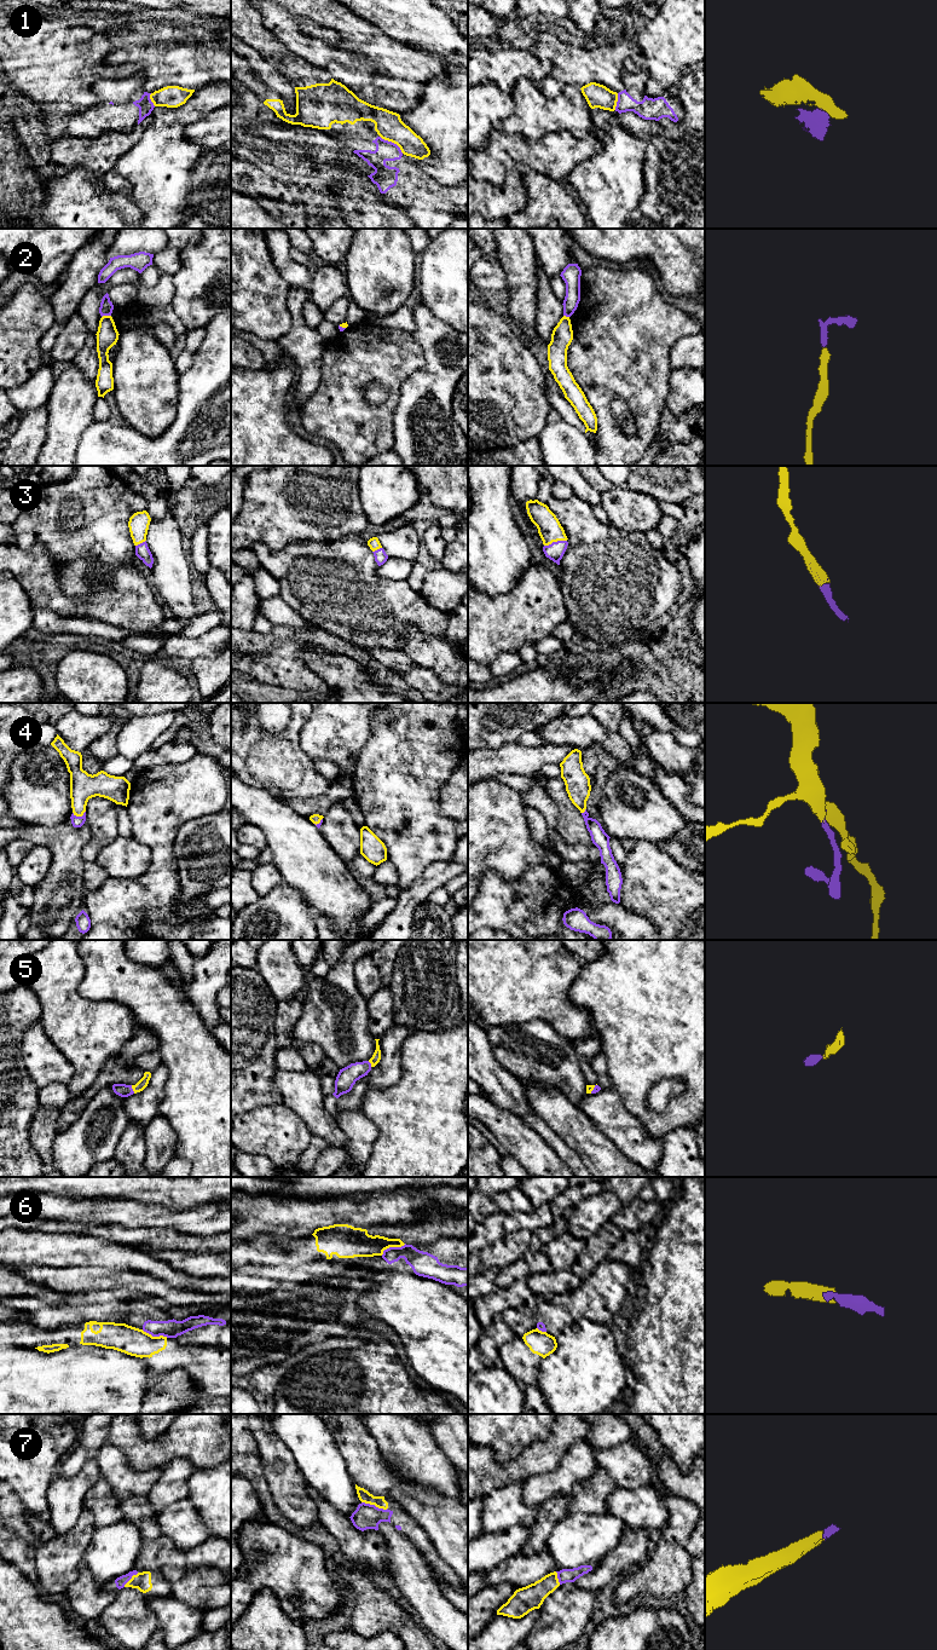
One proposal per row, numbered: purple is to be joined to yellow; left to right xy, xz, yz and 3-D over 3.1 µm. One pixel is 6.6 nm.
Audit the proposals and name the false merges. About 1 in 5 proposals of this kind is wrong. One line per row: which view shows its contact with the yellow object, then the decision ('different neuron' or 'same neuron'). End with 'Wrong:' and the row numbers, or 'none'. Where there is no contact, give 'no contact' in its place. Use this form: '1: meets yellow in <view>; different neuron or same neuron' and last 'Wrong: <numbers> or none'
1: meets yellow in xz; same neuron
2: meets yellow in xy; same neuron
3: meets yellow in yz; same neuron
4: meets yellow in xy; same neuron
5: meets yellow in xy; same neuron
6: meets yellow in xz; different neuron
7: meets yellow in xz; same neuron
Wrong: 6

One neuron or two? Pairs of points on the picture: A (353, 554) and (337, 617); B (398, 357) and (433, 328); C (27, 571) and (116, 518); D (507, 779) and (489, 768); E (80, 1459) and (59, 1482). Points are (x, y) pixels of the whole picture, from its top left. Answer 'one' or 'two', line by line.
A: one
B: two
C: two
D: two
E: two

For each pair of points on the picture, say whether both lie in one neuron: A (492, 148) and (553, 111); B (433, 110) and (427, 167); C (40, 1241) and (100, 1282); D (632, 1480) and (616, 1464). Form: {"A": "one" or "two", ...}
{"A": "two", "B": "one", "C": "two", "D": "one"}

